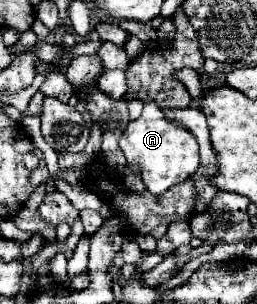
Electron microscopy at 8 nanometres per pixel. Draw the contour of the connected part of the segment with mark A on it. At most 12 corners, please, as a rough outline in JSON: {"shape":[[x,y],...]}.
{"shape":[[157,102],[129,122],[119,146],[151,194],[199,168],[193,134]]}

